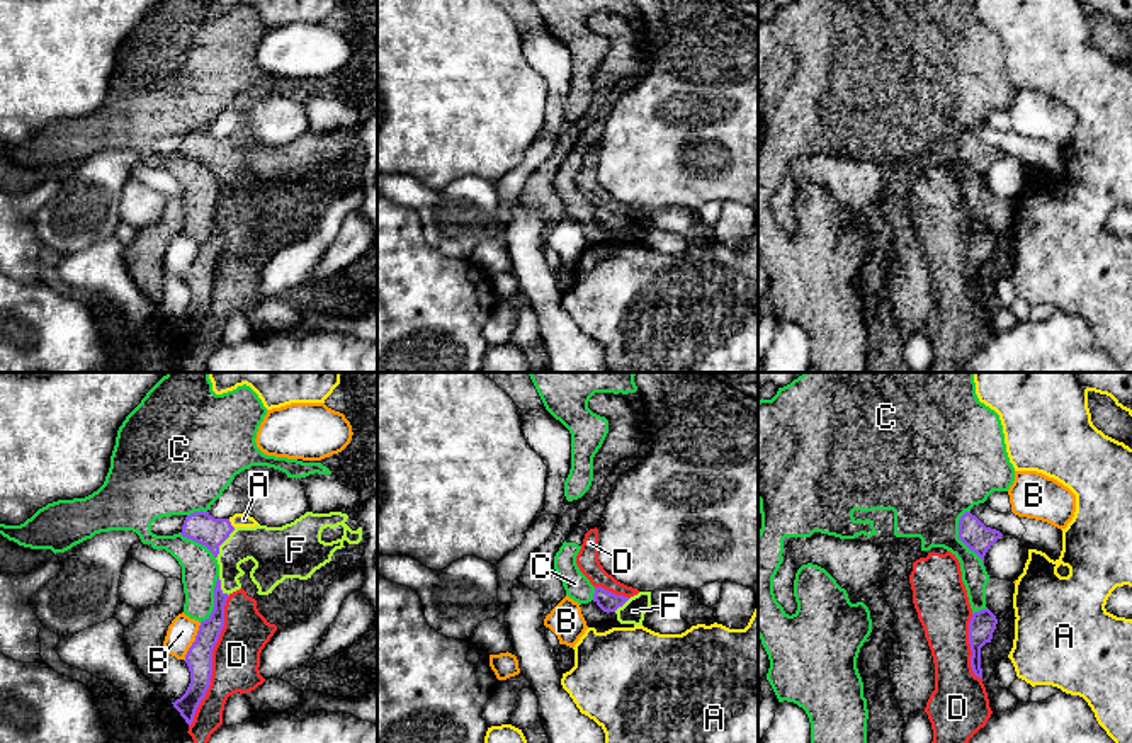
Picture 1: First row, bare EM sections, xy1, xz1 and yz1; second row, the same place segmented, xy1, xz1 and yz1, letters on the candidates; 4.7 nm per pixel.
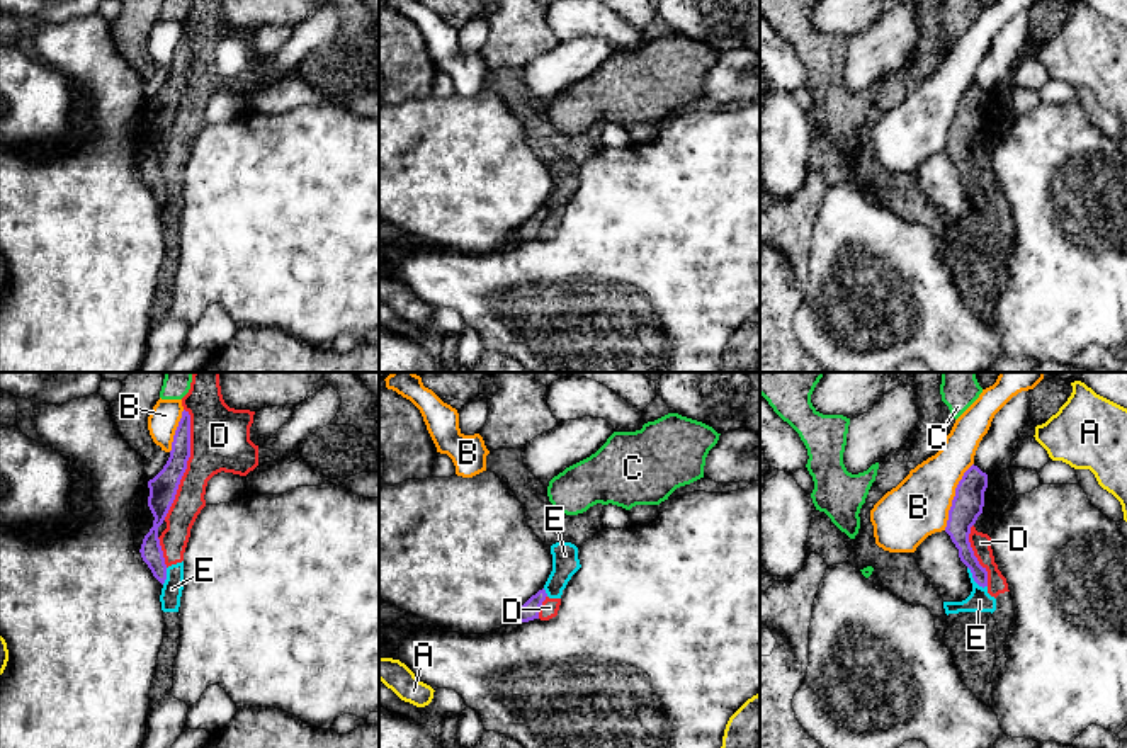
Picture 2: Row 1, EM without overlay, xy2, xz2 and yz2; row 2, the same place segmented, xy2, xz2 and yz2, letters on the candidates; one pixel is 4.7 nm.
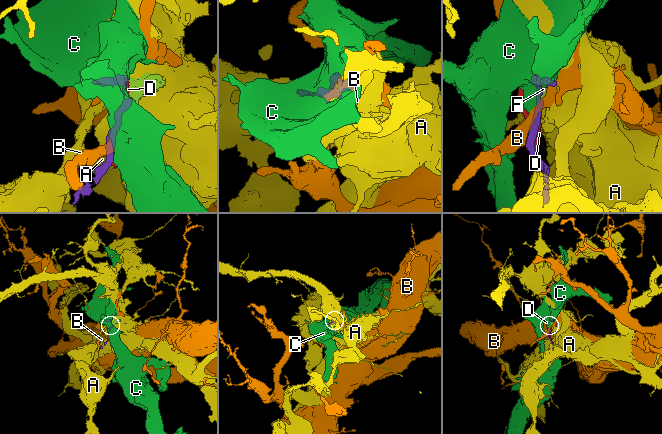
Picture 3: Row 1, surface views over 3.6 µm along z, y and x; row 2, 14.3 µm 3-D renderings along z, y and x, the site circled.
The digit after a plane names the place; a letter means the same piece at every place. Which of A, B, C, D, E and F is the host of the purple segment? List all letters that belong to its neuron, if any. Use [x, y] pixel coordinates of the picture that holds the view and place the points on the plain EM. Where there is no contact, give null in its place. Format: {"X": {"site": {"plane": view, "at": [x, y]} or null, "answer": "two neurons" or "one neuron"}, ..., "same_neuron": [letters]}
{"A": {"site": {"plane": "xy1", "at": [230, 143]}, "answer": "two neurons"}, "B": {"site": {"plane": "yz2", "at": [954, 116]}, "answer": "two neurons"}, "C": {"site": {"plane": "yz1", "at": [961, 158]}, "answer": "two neurons"}, "D": {"site": {"plane": "xy1", "at": [211, 281]}, "answer": "two neurons"}, "E": {"site": {"plane": "yz2", "at": [974, 199]}, "answer": "two neurons"}, "F": {"site": {"plane": "xy1", "at": [221, 162]}, "answer": "one neuron"}, "same_neuron": ["F"]}

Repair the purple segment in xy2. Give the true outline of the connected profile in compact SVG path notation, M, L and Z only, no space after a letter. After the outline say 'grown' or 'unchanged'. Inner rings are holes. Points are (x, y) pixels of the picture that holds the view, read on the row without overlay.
M182 31L182 37L173 54L172 70L163 88L148 100L150 116L148 126L155 136L153 146L144 155L141 163L141 177L151 189L153 196L163 204L167 199L167 184L158 158L158 146L163 143L187 88L190 76L190 34Z; unchanged

